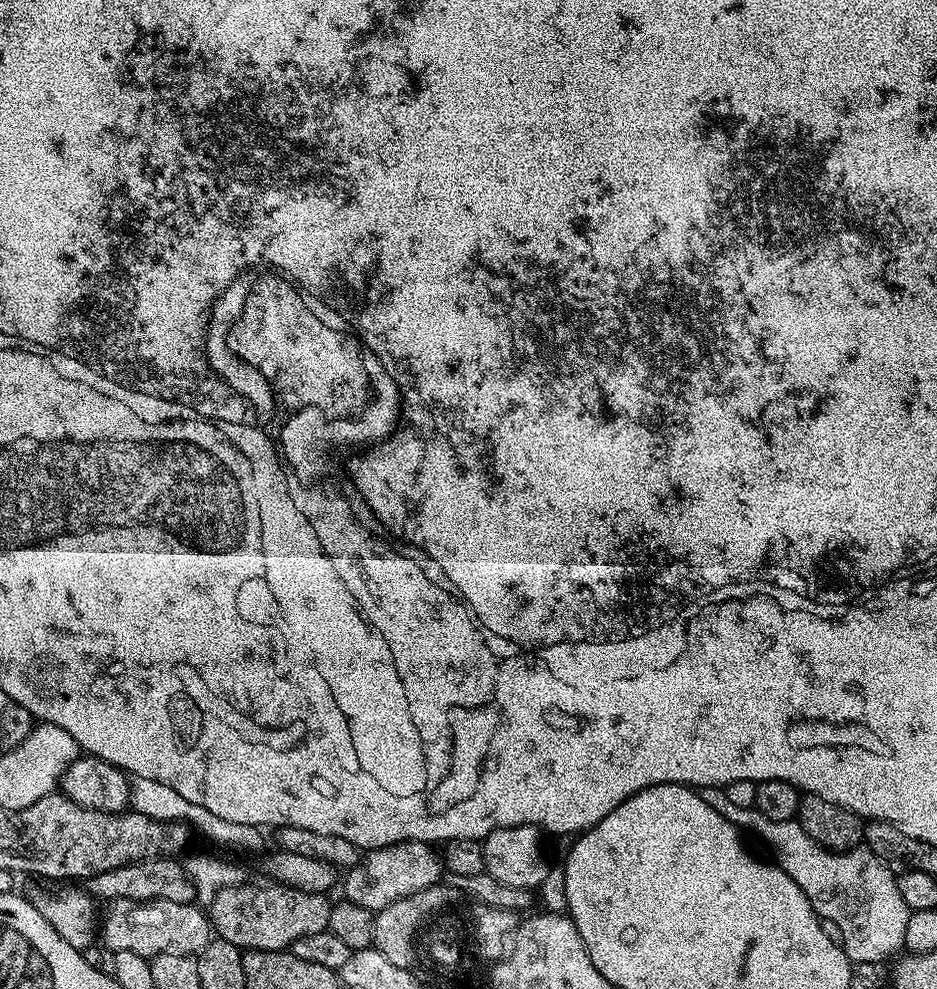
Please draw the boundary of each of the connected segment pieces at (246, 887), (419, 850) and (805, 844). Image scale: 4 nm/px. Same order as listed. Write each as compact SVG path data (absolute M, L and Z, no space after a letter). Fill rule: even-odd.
M245 882L220 893L210 905L210 919L215 935L234 947L253 952L270 950L283 952L291 949L298 938L306 934L328 931L333 901L323 892L307 892L286 888L275 882L251 884Z
M407 840L397 844L388 844L385 848L371 849L361 859L360 863L347 869L342 876L342 888L344 884L343 899L354 902L354 906L366 906L373 914L381 912L386 906L393 905L400 898L410 898L410 894L418 894L418 890L426 890L426 886L434 886L441 883L446 869L442 863L442 856L433 845L424 844L421 840Z
M701 788L699 794L735 828L745 833L753 832L764 839L765 846L772 851L771 859L782 871L790 874L794 882L798 882L816 915L831 918L841 928L843 950L853 965L876 964L903 945L909 911L906 902L902 902L902 894L898 894L897 873L890 871L867 847L834 852L814 842L796 820L774 822L755 806L743 808L730 802L724 788Z

